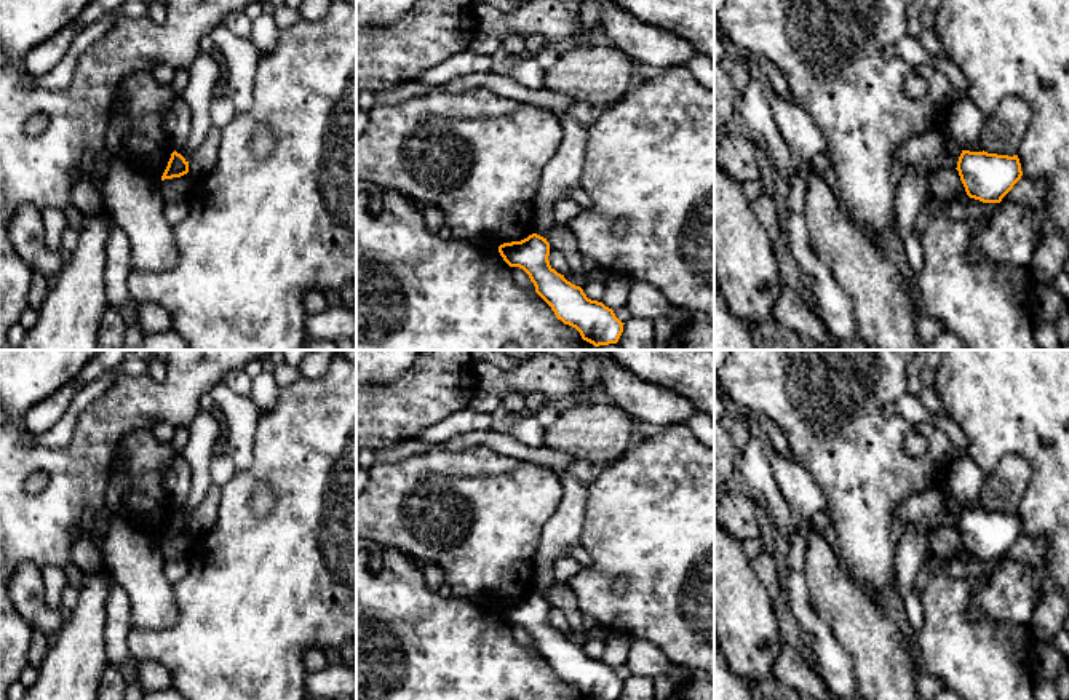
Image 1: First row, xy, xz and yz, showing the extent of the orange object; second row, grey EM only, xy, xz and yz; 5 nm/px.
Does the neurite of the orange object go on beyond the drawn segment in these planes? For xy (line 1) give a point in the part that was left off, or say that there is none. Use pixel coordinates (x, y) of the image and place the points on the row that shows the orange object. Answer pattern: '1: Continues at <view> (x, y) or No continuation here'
1: No continuation here

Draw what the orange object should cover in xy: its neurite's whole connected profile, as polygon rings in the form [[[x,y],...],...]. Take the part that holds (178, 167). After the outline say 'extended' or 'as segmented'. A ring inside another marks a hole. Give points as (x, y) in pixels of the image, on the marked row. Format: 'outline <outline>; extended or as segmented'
outline [[[176,150],[171,153],[171,158],[168,161],[168,166],[161,176],[161,181],[165,179],[173,179],[173,177],[181,177],[189,173],[189,161],[177,153]]]; as segmented

